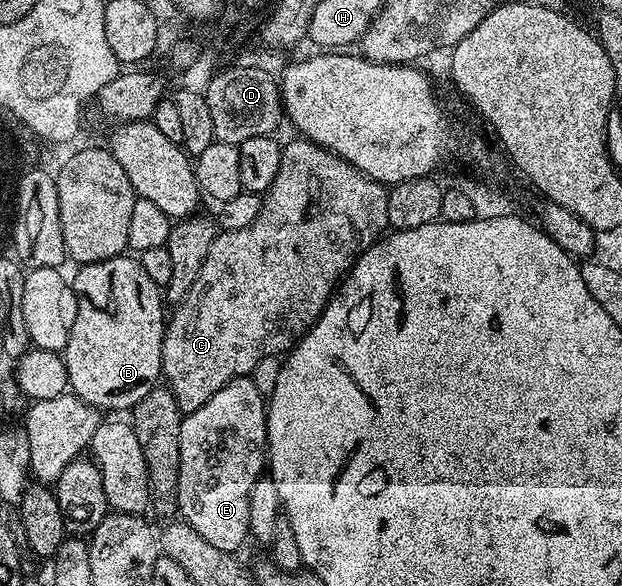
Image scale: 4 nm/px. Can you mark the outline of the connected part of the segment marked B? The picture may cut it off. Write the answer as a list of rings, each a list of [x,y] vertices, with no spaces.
[[[128,253],[115,255],[106,261],[85,263],[75,270],[76,276],[71,276],[70,286],[76,294],[76,316],[62,352],[71,394],[101,413],[131,412],[132,407],[138,405],[138,401],[142,401],[142,397],[146,397],[146,393],[156,388],[162,379],[162,345],[166,326],[162,289],[150,281],[139,258]]]

